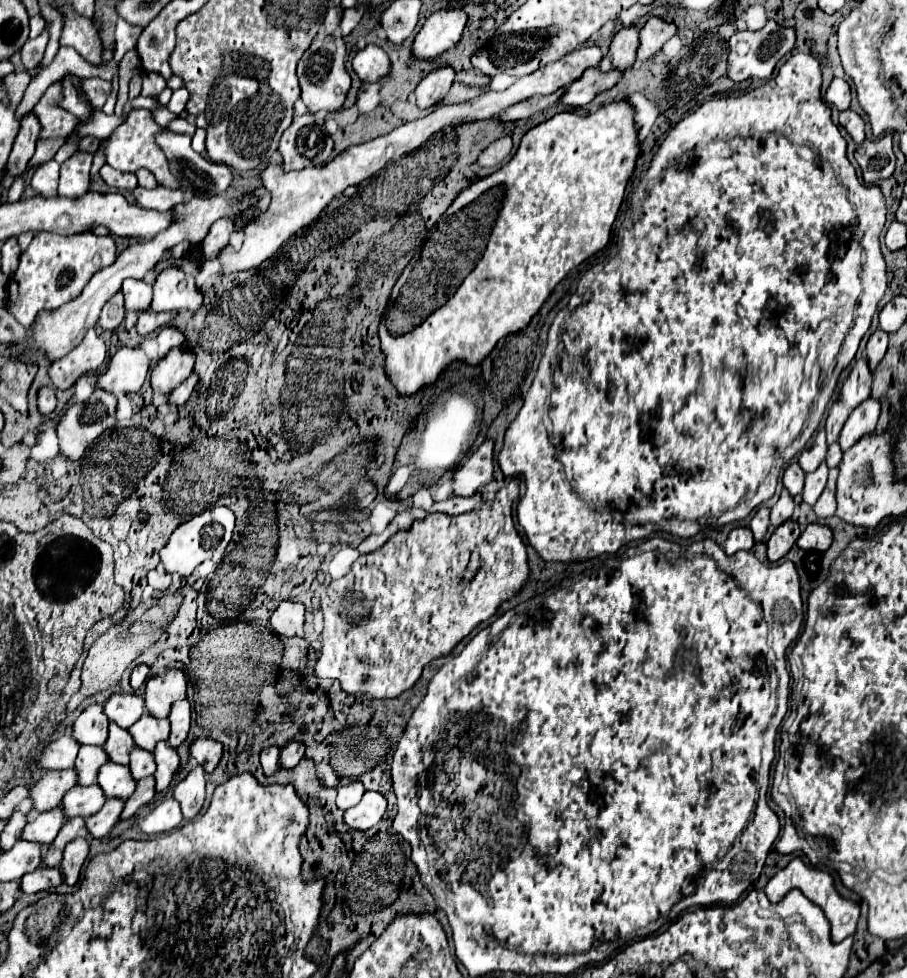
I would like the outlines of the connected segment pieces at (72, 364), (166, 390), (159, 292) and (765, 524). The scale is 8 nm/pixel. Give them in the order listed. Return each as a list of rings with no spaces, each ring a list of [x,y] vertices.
[[[95,327],[87,331],[81,345],[77,345],[65,359],[59,359],[49,367],[49,379],[57,389],[69,389],[81,375],[97,371],[107,358],[107,349]]]
[[[173,349],[151,371],[153,391],[157,389],[159,395],[169,395],[191,375],[193,363],[195,363],[195,355],[189,349]]]
[[[169,267],[159,273],[153,283],[153,311],[197,311],[203,303],[203,293],[197,289],[193,275],[179,267]]]
[[[761,507],[761,509],[753,515],[753,519],[751,519],[751,523],[749,523],[749,529],[753,531],[753,539],[755,539],[755,541],[761,541],[761,539],[765,537],[765,533],[767,533],[767,529],[769,529],[769,509],[767,509],[767,507]]]

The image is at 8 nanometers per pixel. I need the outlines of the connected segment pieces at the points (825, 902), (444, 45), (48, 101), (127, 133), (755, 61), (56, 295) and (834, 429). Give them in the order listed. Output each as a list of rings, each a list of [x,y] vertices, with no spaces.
[[[795,857],[785,869],[781,869],[767,885],[765,885],[765,893],[767,893],[767,899],[771,903],[777,903],[783,899],[785,893],[789,893],[791,889],[799,889],[809,901],[813,901],[817,907],[823,909],[829,925],[831,925],[831,941],[833,943],[839,943],[843,941],[845,937],[853,935],[855,933],[855,925],[857,925],[857,919],[859,919],[859,905],[855,905],[853,901],[847,901],[843,899],[835,887],[833,887],[833,879],[831,875],[823,873],[823,871],[815,871],[815,869],[809,869],[799,857]]]
[[[459,7],[435,11],[417,33],[413,43],[413,55],[417,59],[431,59],[455,47],[461,39],[465,23],[467,13]]]
[[[53,83],[41,101],[33,107],[33,113],[41,125],[39,139],[67,137],[77,127],[77,119],[55,105],[55,97],[59,97],[59,83]]]
[[[145,109],[131,111],[127,121],[109,135],[107,147],[105,147],[105,161],[113,169],[119,169],[119,171],[125,171],[125,173],[135,173],[137,169],[145,167],[155,175],[155,179],[161,185],[177,187],[175,177],[171,177],[171,171],[167,169],[167,159],[163,157],[163,151],[155,145],[155,129],[161,129],[161,127],[153,121],[151,111],[145,111]]]
[[[767,21],[765,27],[759,31],[739,31],[729,39],[729,57],[725,75],[735,83],[741,83],[745,79],[769,79],[775,63],[793,49],[793,43],[795,31],[791,27],[781,27],[775,21]]]
[[[41,231],[33,237],[29,249],[21,255],[19,267],[9,279],[7,285],[7,307],[15,315],[19,323],[29,327],[41,309],[55,309],[83,291],[83,287],[91,281],[91,277],[109,267],[115,261],[115,239],[111,235],[97,237],[93,233],[81,235],[55,235]]]
[[[859,359],[855,363],[855,367],[851,369],[849,377],[843,381],[841,389],[839,389],[839,399],[833,403],[829,415],[827,415],[827,423],[825,423],[825,431],[827,431],[827,441],[835,443],[847,417],[851,415],[851,411],[863,403],[867,397],[871,395],[871,371],[865,359]]]

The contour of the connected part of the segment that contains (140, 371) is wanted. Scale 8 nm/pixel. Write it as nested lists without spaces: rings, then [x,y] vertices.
[[[121,347],[109,361],[105,373],[99,377],[97,385],[105,391],[111,389],[113,395],[137,393],[149,373],[151,359],[141,349]]]

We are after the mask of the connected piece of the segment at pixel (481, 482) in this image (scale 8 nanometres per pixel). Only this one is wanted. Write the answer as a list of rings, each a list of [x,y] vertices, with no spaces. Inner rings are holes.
[[[485,441],[453,475],[453,495],[471,497],[493,479],[493,441]]]

